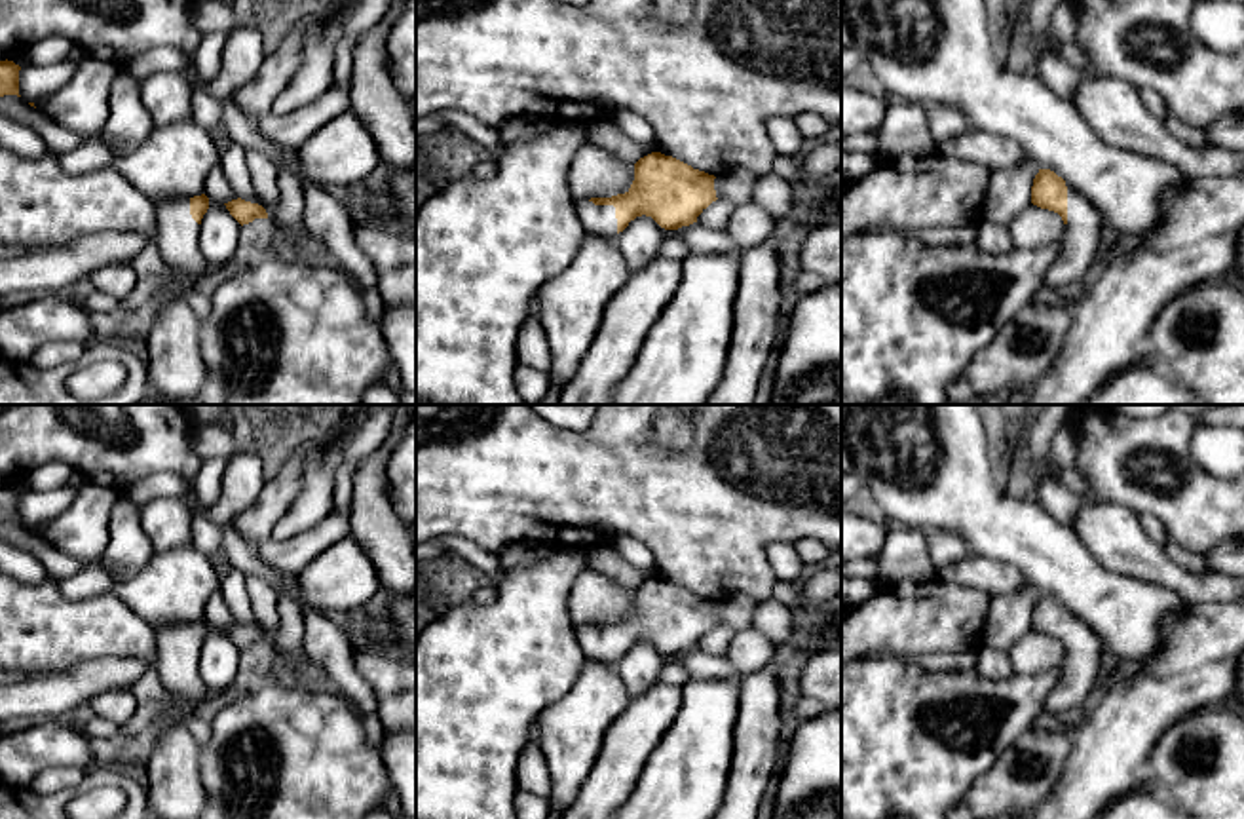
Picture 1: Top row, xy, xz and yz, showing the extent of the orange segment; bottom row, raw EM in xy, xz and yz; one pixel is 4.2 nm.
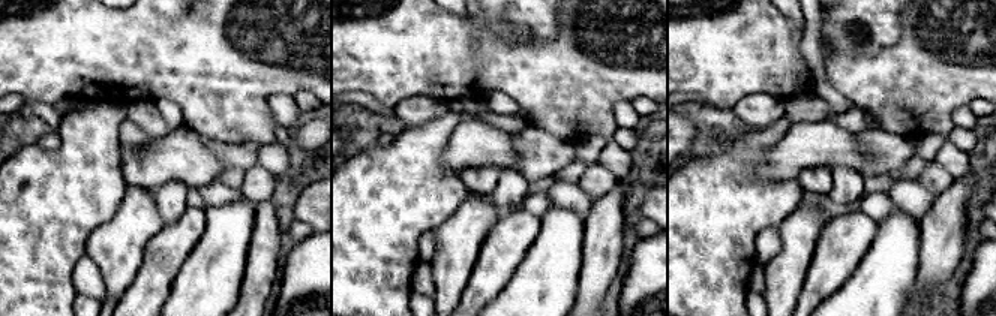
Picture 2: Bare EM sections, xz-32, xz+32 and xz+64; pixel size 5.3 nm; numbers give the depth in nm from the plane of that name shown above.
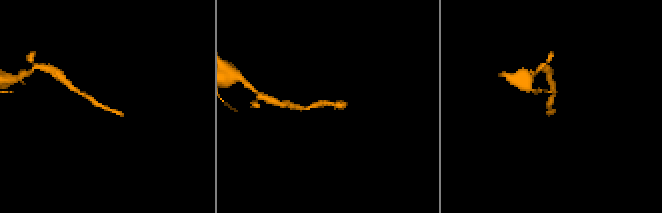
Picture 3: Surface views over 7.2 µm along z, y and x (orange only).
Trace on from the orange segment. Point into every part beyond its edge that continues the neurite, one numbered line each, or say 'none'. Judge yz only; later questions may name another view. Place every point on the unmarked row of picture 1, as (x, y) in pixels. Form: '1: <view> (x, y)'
1: yz (1077, 675)

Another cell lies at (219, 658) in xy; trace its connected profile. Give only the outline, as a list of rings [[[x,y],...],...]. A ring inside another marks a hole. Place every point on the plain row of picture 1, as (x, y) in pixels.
[[[209,623],[209,635],[199,650],[199,676],[209,692],[230,690],[239,665],[241,650],[222,627]]]

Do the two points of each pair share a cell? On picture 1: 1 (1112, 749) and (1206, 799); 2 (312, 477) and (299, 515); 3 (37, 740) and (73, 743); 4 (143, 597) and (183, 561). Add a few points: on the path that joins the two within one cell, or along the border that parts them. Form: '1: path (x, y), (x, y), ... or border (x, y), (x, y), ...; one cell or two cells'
1: border (1168, 728), (1153, 747), (1146, 774); two cells
2: path (312, 487), (312, 502), (308, 506); one cell
3: path (46, 743), (63, 743); one cell
4: path (152, 591), (173, 571); one cell

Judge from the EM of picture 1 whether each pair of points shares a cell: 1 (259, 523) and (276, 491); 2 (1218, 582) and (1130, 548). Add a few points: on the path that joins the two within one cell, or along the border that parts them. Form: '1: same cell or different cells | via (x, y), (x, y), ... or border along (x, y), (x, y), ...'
1: same cell | via (261, 515), (276, 498)
2: same cell | via (1197, 582), (1182, 582), (1151, 565)

